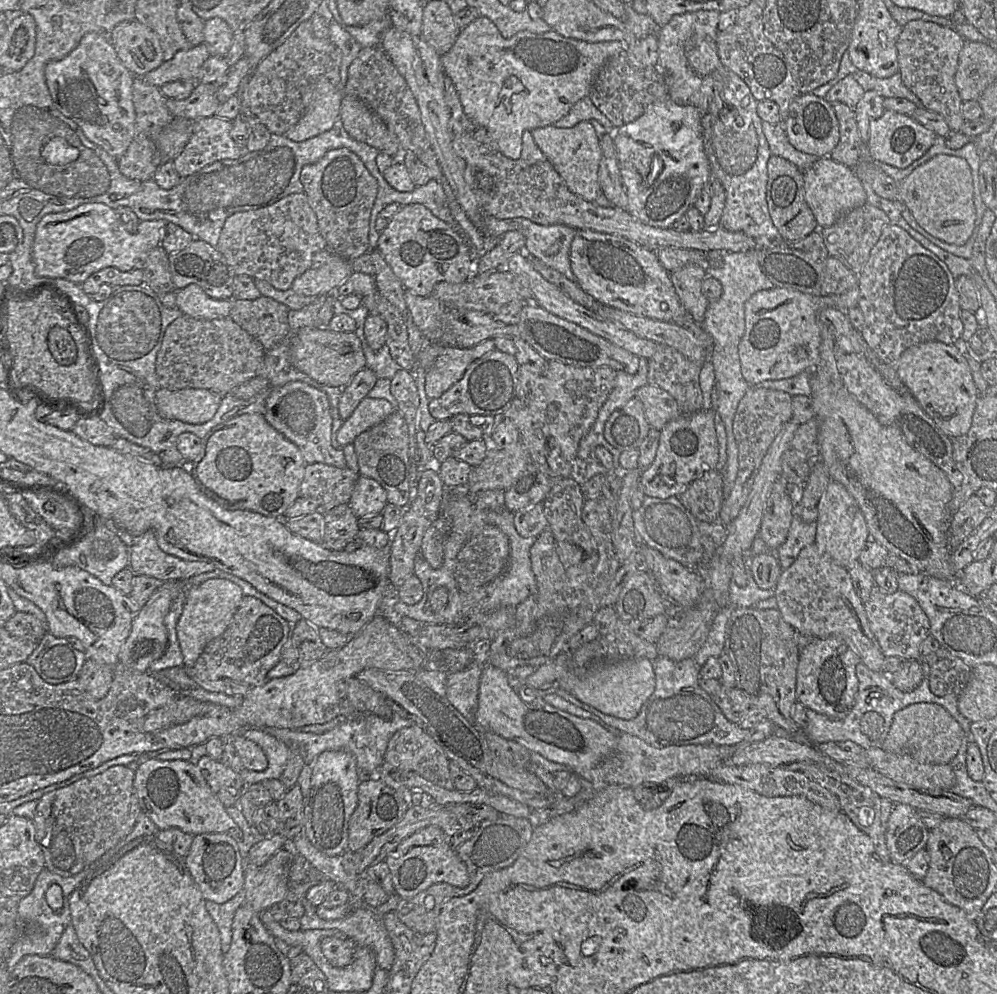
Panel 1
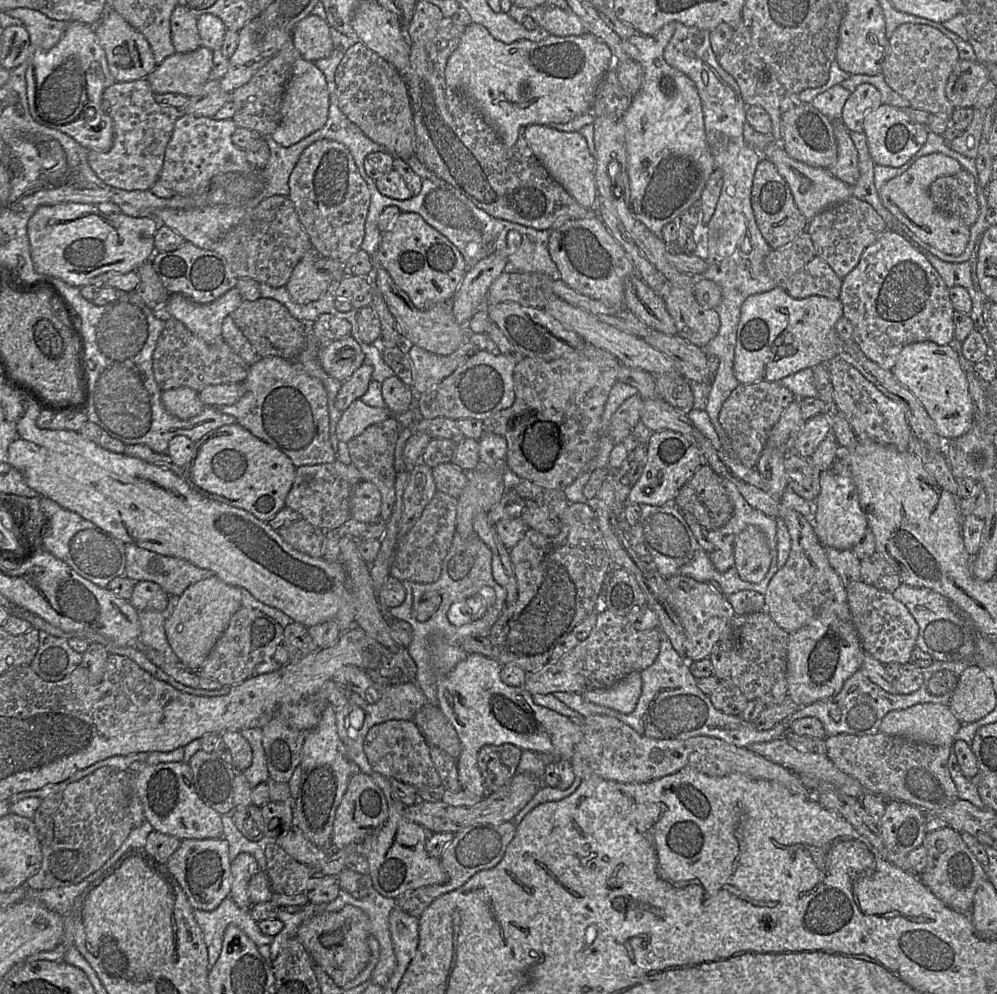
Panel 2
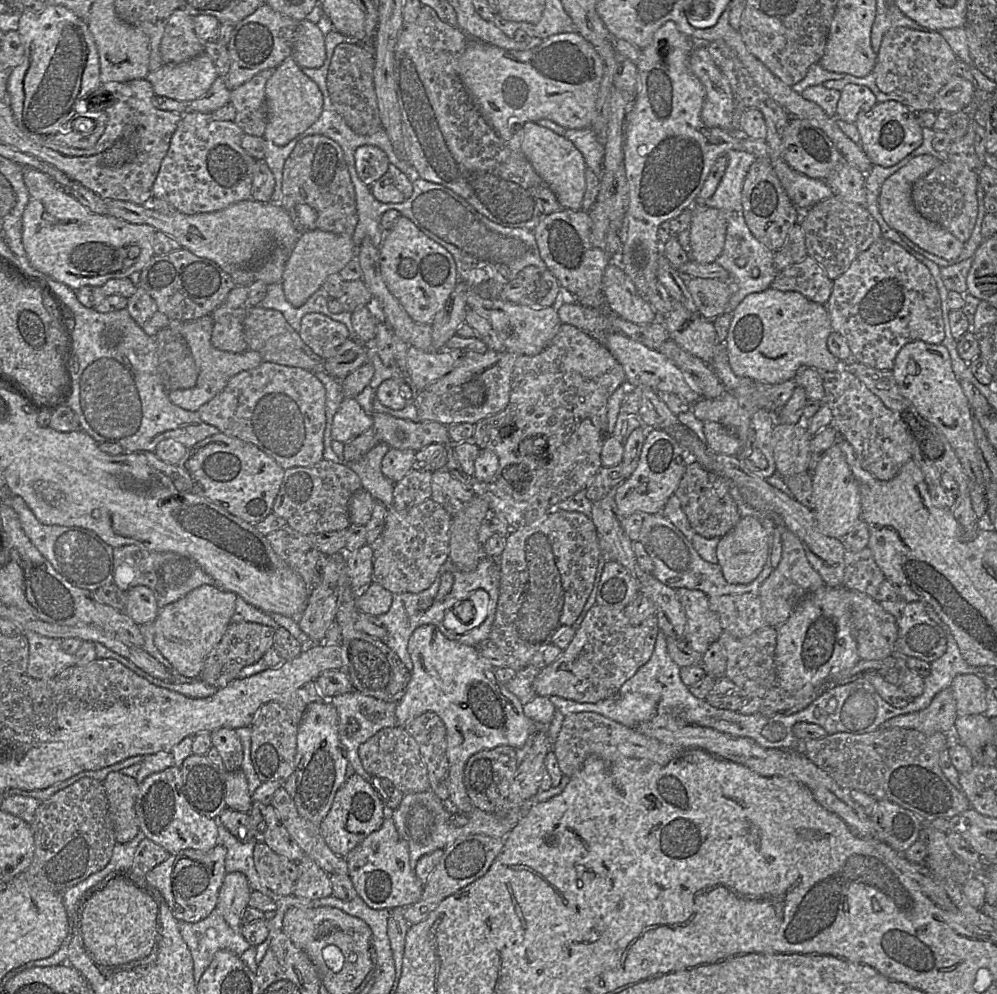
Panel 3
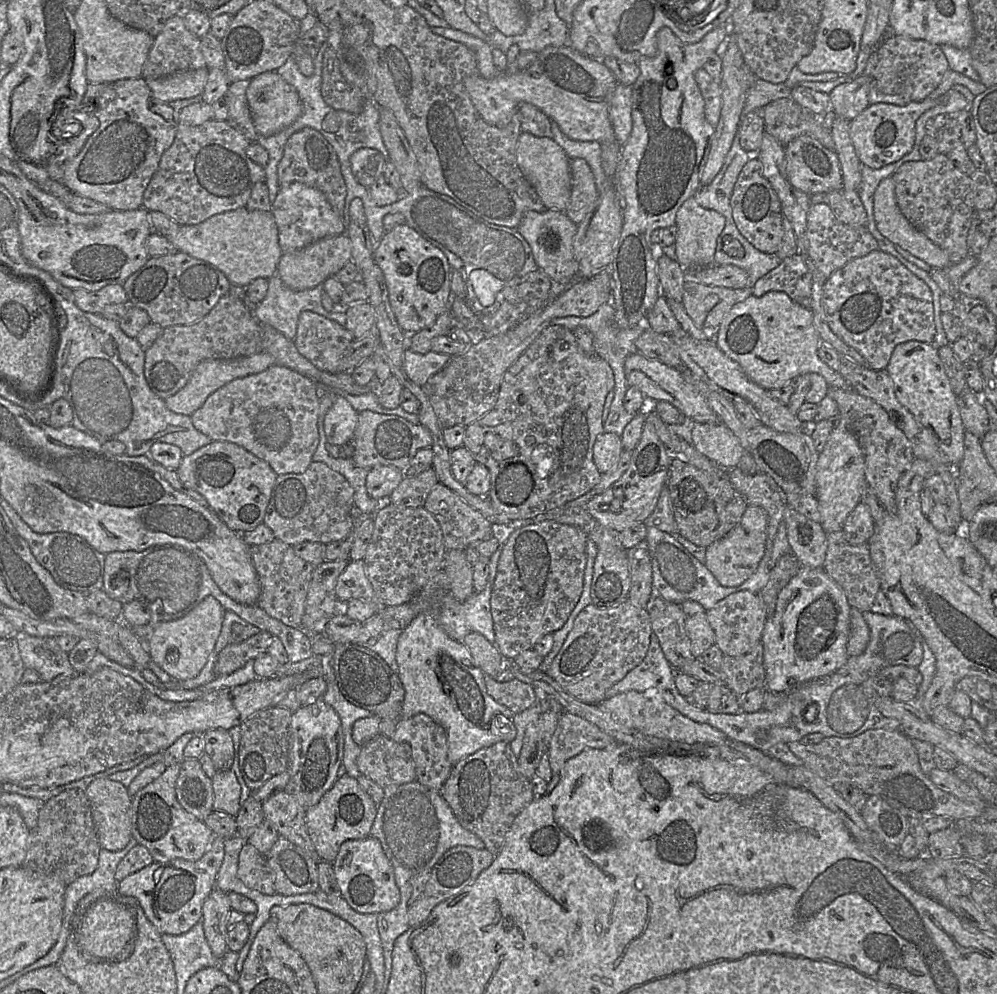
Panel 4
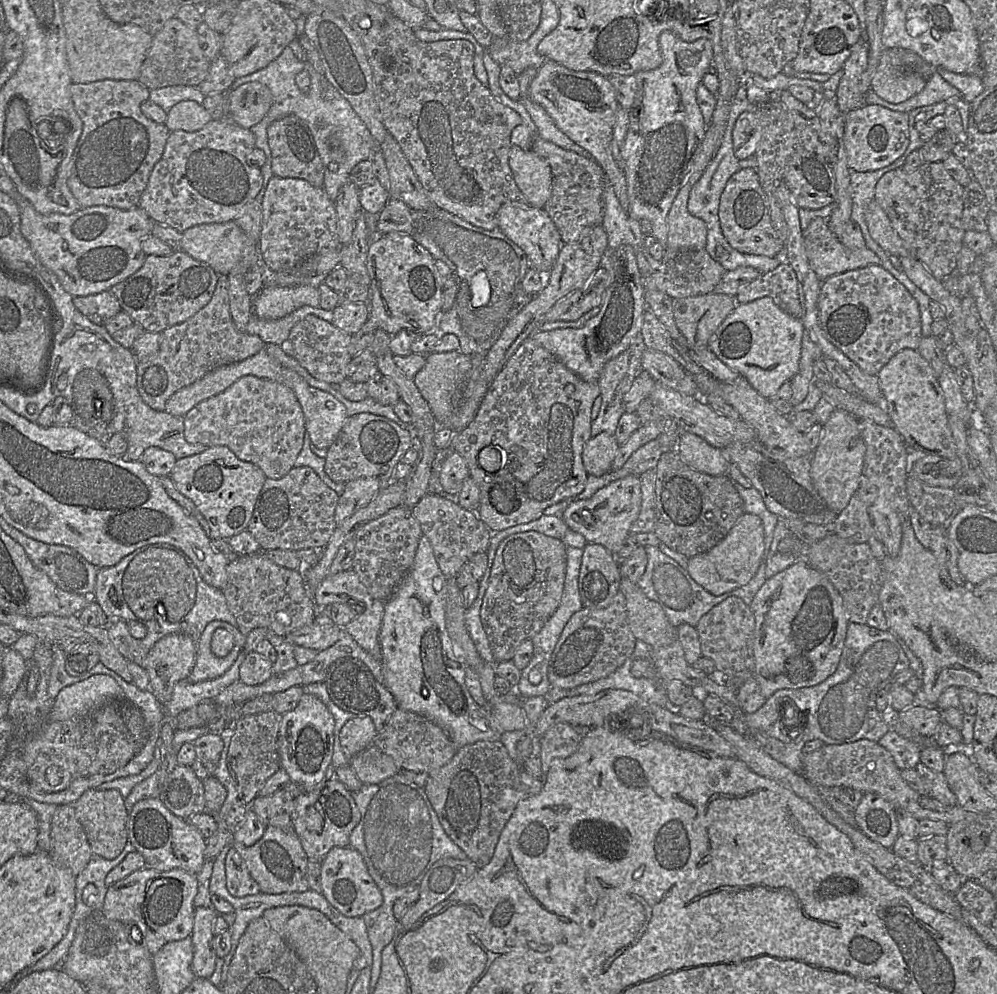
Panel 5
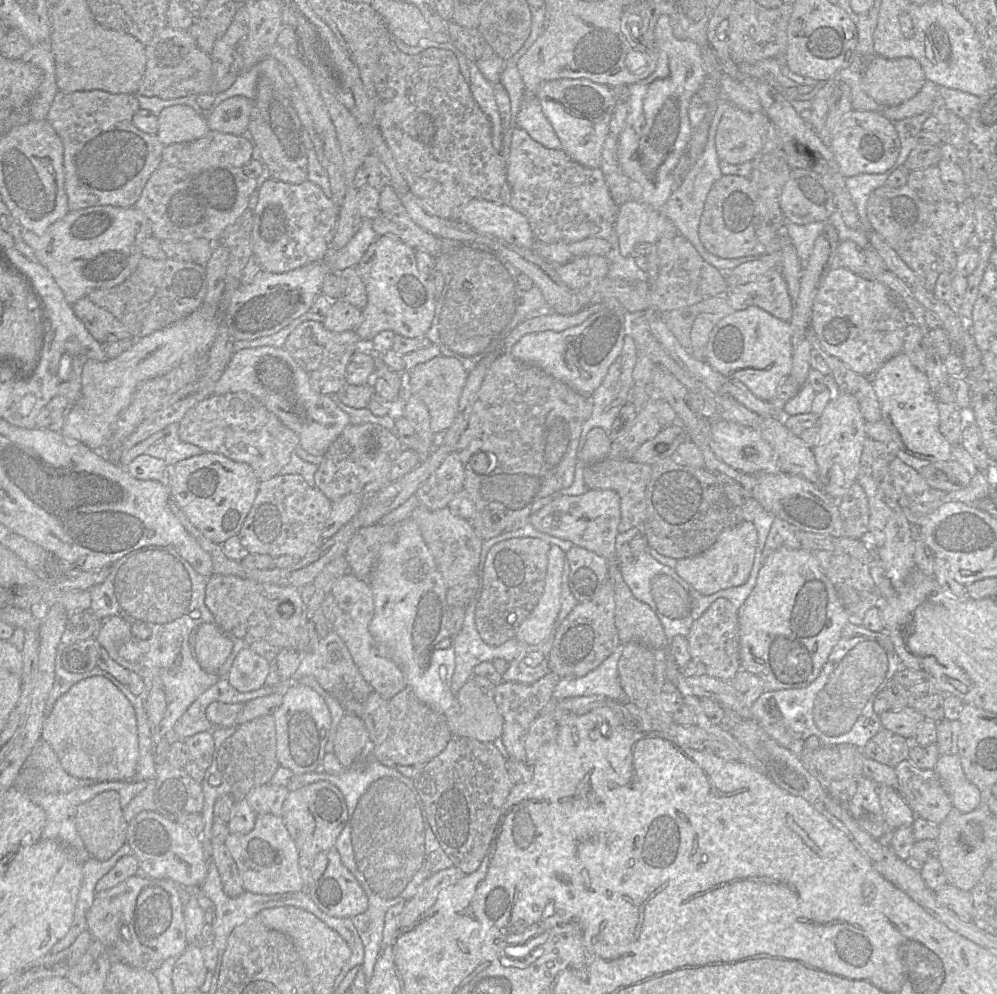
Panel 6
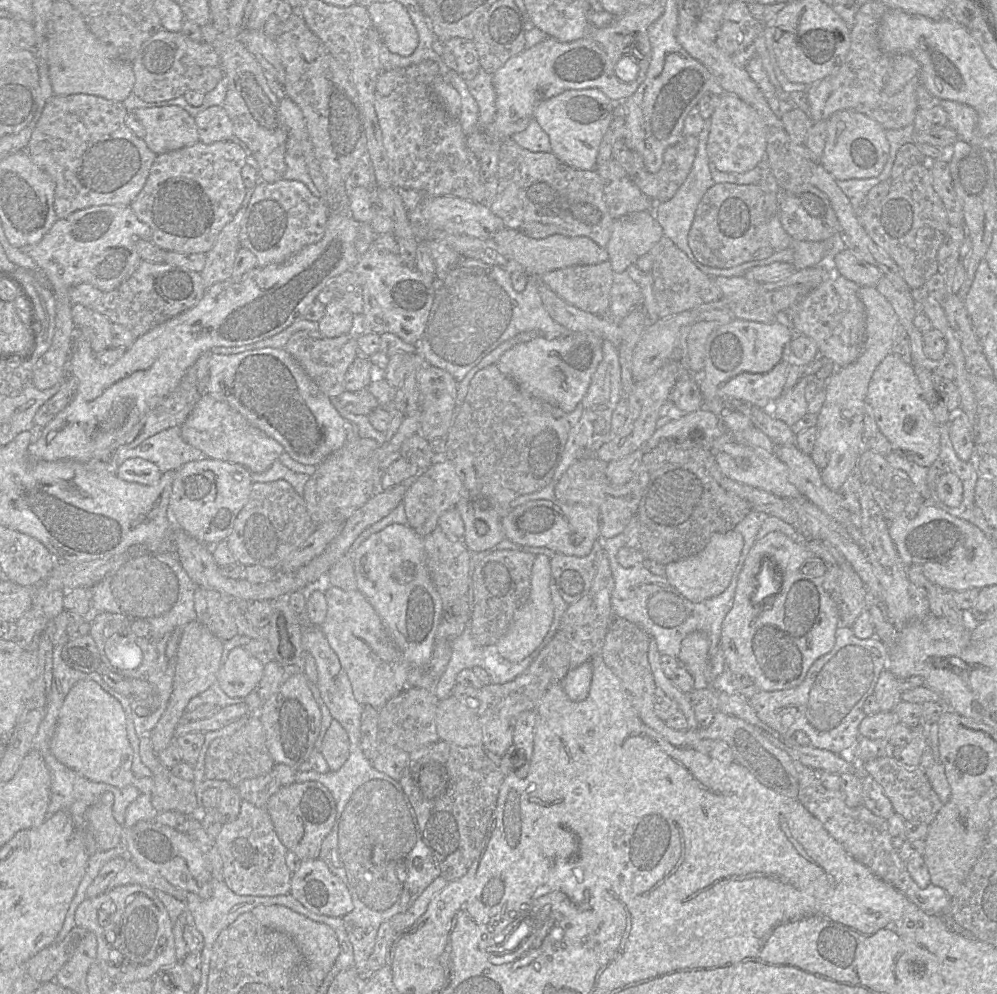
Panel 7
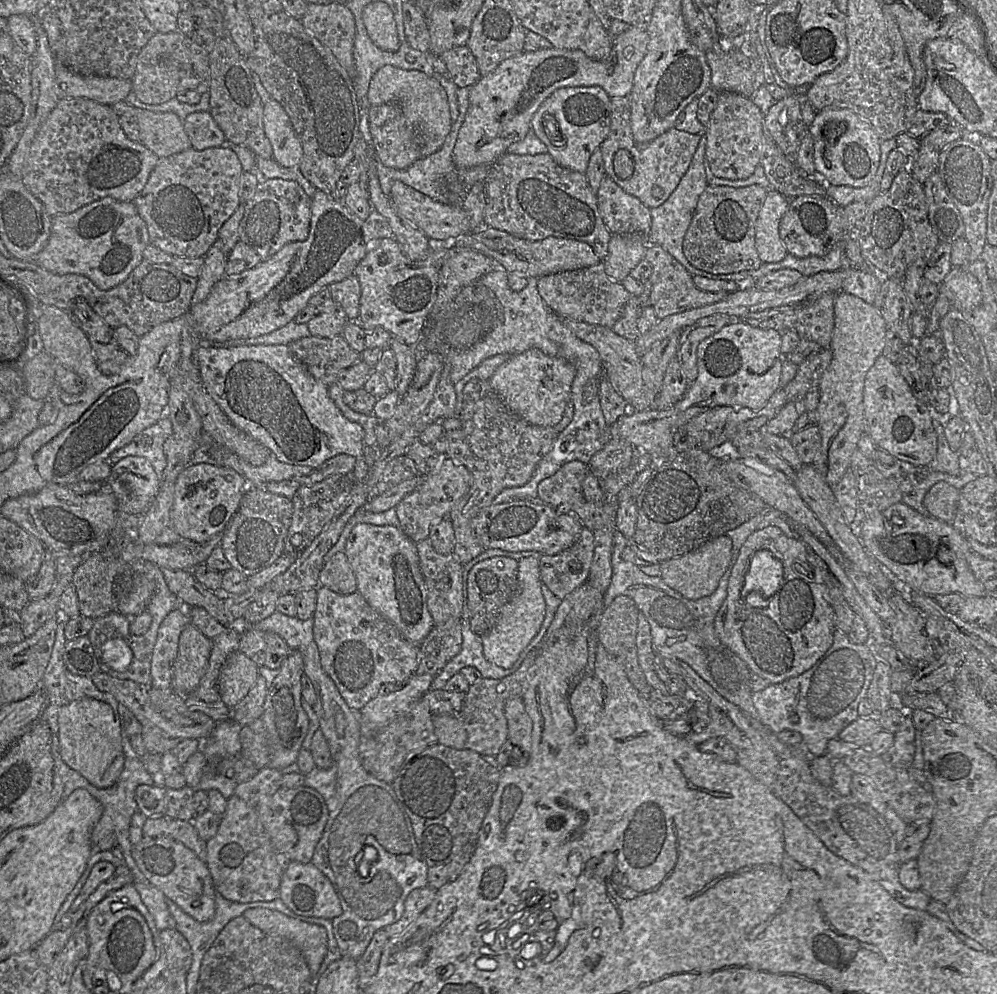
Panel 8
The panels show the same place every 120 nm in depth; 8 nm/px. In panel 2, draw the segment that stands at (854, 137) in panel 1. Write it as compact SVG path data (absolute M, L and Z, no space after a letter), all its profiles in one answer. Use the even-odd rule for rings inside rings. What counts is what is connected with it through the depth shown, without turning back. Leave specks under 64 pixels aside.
M840 119L833 120L833 128L837 154L829 171L834 177L853 187L859 178L859 167L857 150L850 137L851 131Z

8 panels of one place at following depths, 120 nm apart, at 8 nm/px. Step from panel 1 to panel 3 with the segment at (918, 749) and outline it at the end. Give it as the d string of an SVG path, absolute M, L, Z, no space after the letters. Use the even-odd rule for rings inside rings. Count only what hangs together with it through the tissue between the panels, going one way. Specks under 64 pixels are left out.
M950 688L938 692L930 705L920 711L895 716L880 725L881 729L907 728L925 734L949 734L954 730L958 713Z

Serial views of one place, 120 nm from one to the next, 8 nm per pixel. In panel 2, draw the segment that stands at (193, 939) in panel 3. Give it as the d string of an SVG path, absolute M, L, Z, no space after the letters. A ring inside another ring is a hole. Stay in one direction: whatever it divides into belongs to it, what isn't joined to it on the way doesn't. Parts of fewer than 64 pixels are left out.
M231 897L225 898L215 910L194 910L193 916L203 934L210 969L220 956L224 932L230 924L241 929L257 946L269 945L273 941L272 936L260 931L249 909L240 908Z

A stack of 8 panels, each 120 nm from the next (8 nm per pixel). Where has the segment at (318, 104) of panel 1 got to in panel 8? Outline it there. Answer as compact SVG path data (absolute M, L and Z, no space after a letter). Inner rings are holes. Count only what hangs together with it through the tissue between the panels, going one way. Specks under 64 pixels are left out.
M209 111L191 113L184 119L183 124L190 139L191 148L195 150L200 151L226 144L223 131Z

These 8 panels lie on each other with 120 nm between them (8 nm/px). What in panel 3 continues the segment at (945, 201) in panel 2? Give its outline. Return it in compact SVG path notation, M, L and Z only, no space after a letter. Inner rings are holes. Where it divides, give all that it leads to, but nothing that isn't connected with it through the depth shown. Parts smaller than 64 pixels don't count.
M946 160L919 178L912 187L912 200L917 211L965 243L971 236L978 215L977 171L962 164Z

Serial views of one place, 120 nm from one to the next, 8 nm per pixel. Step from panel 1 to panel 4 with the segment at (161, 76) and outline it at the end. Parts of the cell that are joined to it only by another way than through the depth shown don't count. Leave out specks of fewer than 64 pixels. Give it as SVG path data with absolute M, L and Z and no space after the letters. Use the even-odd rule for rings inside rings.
M205 67L145 81L155 99L161 102L174 102L202 95L208 75L209 68Z

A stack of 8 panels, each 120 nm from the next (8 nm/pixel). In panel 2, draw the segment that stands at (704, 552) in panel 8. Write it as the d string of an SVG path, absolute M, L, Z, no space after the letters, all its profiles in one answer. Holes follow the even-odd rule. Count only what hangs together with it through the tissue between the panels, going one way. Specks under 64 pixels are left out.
M755 526L741 531L733 543L734 568L741 579L761 582L771 564L770 549L764 533Z

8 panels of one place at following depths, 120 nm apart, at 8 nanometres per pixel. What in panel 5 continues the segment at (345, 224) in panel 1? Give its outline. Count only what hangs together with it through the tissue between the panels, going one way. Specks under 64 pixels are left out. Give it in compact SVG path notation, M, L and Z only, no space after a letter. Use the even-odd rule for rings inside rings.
M288 115L272 122L267 128L268 144L272 155L273 176L303 179L315 187L323 188L325 168L313 135L304 120Z

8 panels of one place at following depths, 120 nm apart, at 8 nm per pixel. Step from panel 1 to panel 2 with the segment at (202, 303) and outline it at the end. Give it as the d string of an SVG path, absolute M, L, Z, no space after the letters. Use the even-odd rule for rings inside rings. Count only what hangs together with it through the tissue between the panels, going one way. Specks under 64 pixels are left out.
M237 288L209 304L197 304L181 294L172 294L167 306L172 318L180 321L195 336L208 344L224 342L221 336L223 320L241 304Z

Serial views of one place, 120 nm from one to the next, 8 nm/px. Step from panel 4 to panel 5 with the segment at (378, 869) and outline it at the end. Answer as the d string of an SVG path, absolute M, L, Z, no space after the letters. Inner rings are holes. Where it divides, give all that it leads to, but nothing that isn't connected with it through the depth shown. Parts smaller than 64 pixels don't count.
M350 846L332 848L321 861L321 894L347 917L362 917L383 903L382 893L370 876L362 855Z

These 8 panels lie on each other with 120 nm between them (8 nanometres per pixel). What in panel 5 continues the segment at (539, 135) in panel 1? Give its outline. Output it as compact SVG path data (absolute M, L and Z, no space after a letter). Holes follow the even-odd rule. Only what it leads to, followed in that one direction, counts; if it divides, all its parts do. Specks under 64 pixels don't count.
M512 145L509 166L514 180L529 205L542 209L552 192L549 164L531 149Z

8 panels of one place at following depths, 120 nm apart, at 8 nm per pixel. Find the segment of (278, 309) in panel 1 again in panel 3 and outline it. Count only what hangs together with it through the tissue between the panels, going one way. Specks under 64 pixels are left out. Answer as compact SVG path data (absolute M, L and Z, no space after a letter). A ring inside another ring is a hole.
M260 305L248 307L243 331L248 348L259 353L263 361L302 368L313 373L324 370L324 360L304 343L299 333L289 325L284 315L278 310L266 309Z

